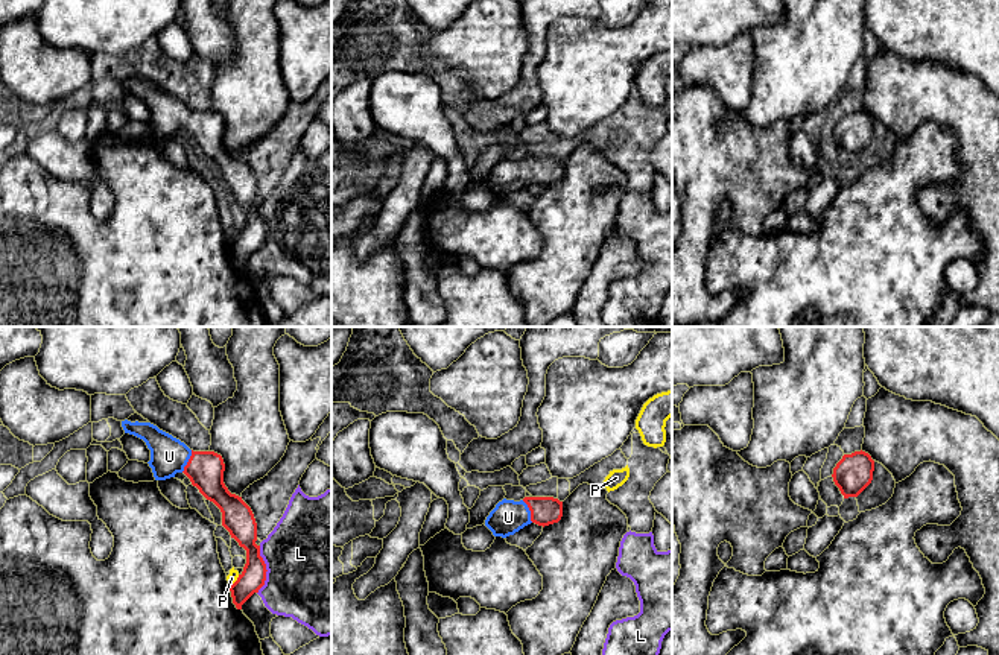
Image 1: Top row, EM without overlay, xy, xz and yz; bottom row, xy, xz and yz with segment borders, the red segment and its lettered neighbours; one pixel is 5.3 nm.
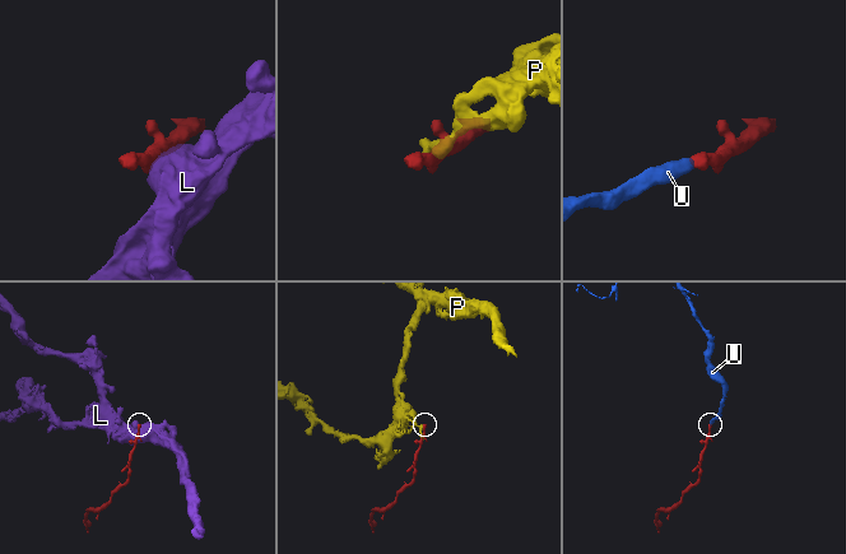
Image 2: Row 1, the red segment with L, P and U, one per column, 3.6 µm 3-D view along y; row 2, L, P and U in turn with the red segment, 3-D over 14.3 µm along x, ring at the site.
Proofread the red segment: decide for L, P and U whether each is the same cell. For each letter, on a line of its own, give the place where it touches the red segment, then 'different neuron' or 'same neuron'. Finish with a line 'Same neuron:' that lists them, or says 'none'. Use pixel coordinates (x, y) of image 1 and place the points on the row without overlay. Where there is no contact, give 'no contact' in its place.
L: xy (266, 230) | different neuron
P: xy (236, 240) | different neuron
U: xy (189, 120) | same neuron
Same neuron: U

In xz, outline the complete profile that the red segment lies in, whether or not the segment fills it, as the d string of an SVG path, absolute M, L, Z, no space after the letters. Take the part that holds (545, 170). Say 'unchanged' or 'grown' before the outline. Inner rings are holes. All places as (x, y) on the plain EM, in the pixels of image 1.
grown; M525 157L520 161L503 158L485 179L494 196L506 198L525 185L535 182L549 185L563 176L563 161L553 157Z

